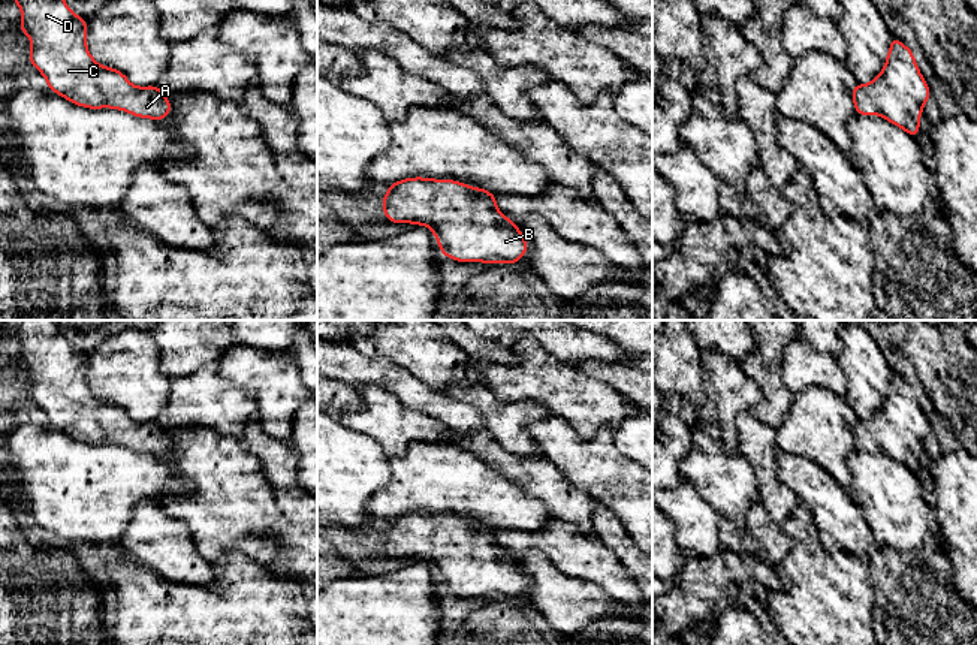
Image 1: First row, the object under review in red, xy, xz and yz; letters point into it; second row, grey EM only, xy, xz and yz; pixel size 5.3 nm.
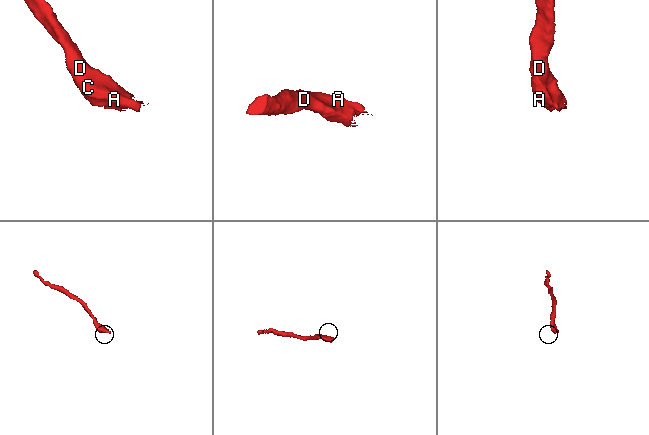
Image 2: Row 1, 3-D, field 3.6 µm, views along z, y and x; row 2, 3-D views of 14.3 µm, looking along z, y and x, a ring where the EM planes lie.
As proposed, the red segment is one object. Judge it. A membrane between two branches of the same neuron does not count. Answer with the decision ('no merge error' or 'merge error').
no merge error

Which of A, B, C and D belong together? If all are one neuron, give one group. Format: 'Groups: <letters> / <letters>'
Groups: A B C D

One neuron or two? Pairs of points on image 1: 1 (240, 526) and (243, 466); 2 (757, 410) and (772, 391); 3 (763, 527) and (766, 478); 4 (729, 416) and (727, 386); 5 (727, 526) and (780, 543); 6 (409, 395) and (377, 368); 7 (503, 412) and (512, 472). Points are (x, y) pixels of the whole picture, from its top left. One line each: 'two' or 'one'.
1: one
2: one
3: two
4: one
5: one
6: one
7: two

